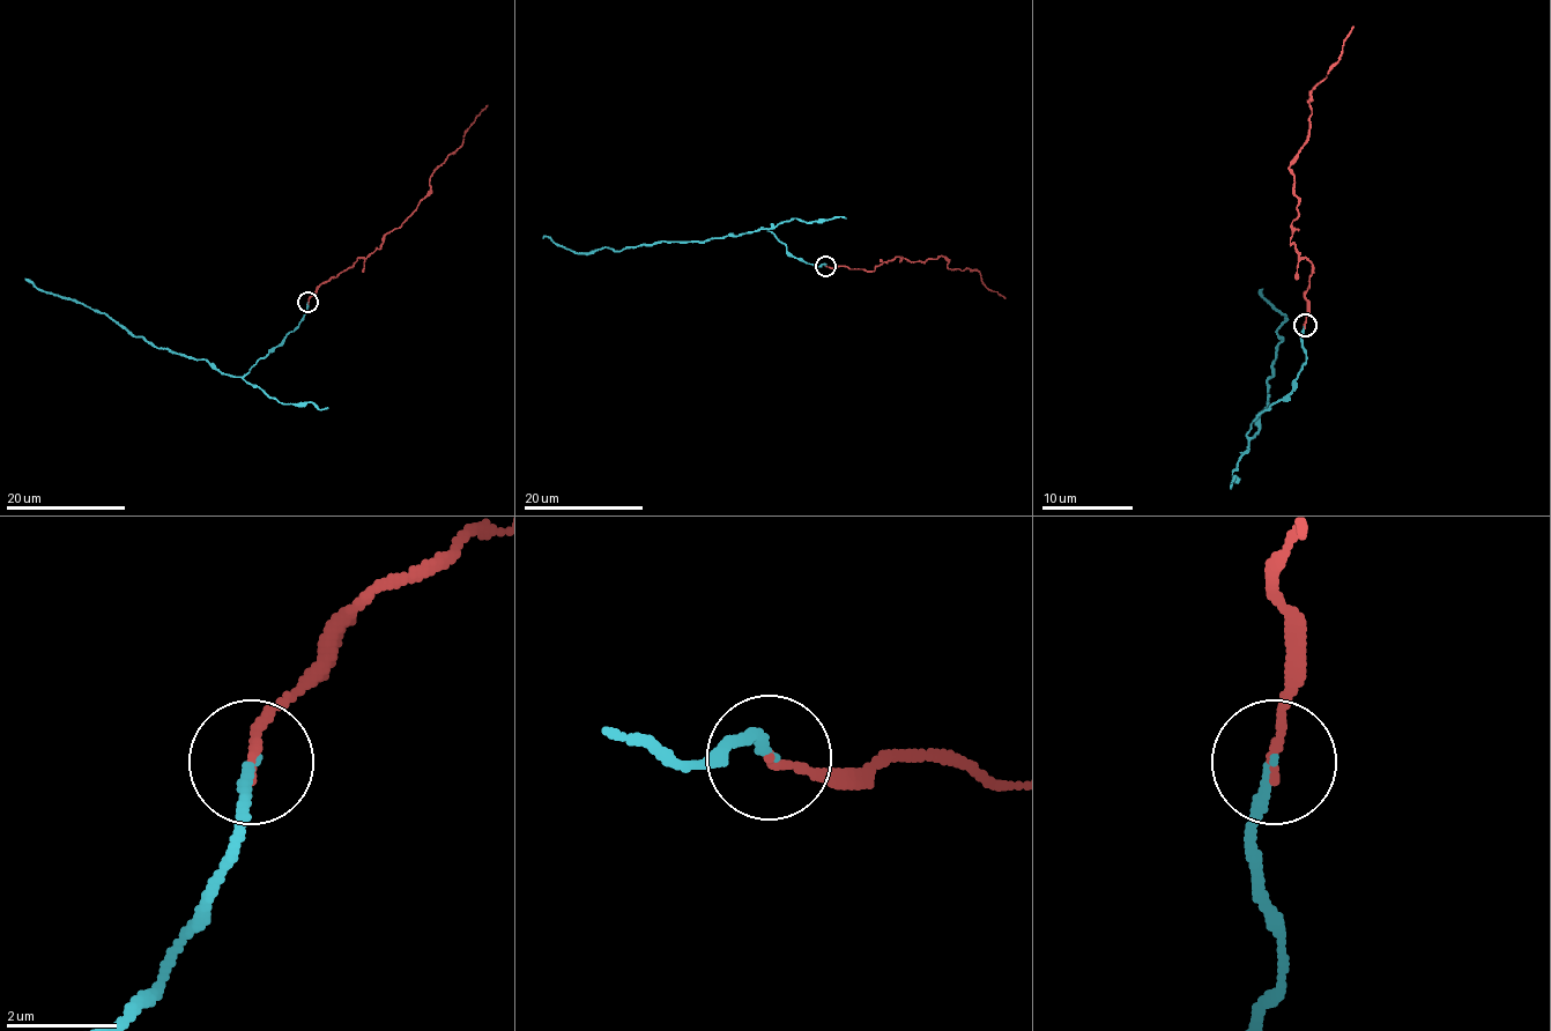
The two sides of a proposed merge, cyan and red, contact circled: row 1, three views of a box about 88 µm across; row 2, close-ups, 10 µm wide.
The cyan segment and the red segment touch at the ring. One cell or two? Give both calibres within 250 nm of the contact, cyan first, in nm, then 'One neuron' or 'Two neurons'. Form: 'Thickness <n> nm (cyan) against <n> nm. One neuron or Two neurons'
Thickness 180 nm (cyan) against 170 nm. One neuron

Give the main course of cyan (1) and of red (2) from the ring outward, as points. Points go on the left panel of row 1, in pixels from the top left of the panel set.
1: (309, 302), (296, 327), (238, 377), (221, 373), (205, 360), (156, 348), (104, 313), (39, 289), (24, 277)
2: (309, 302), (321, 283), (366, 258), (401, 225), (430, 188), (431, 173), (457, 150), (465, 131), (487, 105)

